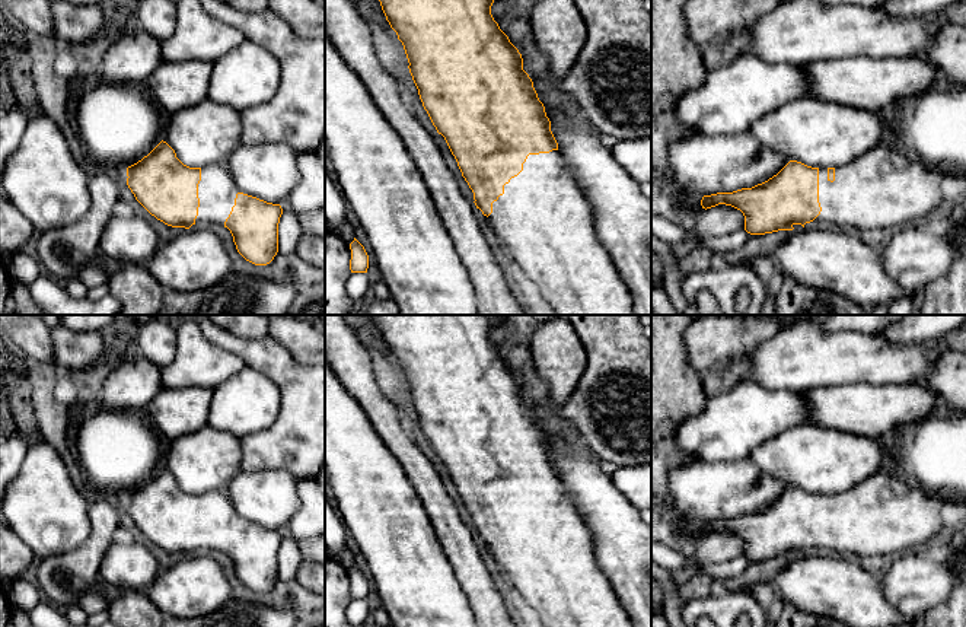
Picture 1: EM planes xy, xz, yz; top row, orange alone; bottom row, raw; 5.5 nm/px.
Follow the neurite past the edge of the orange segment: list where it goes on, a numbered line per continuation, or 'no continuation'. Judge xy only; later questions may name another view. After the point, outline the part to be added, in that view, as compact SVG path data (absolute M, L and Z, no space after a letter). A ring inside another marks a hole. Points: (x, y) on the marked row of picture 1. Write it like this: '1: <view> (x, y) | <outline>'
1: xy (216, 190) | M226 163L207 165L201 168L201 181L198 184L198 216L195 225L224 226L236 194L239 192Z

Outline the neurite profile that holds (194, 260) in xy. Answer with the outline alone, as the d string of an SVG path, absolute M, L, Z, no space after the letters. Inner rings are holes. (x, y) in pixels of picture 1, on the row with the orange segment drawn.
M205 229L178 232L144 267L165 289L178 292L205 290L233 274L221 238Z

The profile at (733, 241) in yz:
M739 229L724 236L712 236L712 238L704 239L701 241L699 246L708 248L712 254L736 251L740 246L743 246L749 238L750 238L750 233L747 233L745 229Z

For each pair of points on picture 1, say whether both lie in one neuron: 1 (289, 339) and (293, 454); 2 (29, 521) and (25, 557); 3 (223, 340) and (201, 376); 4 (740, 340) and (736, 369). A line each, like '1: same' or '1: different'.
1: different
2: different
3: different
4: different

